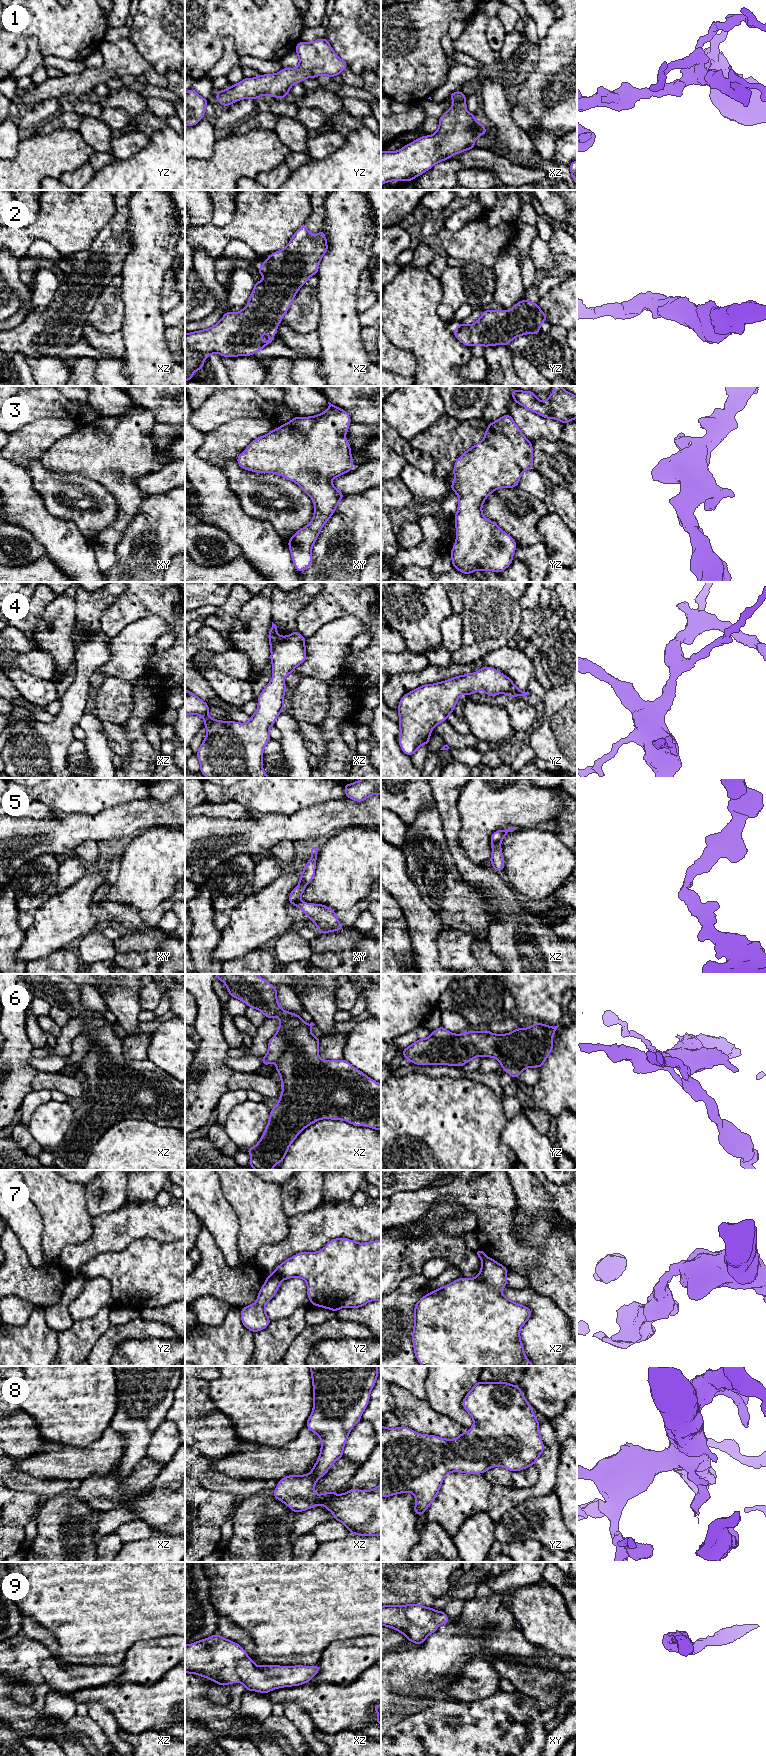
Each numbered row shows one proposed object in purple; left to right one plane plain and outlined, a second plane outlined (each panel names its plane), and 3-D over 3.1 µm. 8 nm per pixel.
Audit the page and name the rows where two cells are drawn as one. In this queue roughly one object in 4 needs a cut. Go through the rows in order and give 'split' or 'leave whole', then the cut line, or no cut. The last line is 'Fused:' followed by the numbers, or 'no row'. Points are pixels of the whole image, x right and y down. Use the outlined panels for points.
1: leave whole; no cut
2: leave whole; no cut
3: leave whole; no cut
4: leave whole; no cut
5: leave whole; no cut
6: split; cut in xz along (286, 1034), (288, 1038), (286, 1048), (275, 1061)
7: split; cut in yz along (273, 1273), (281, 1280)
8: leave whole; no cut
9: leave whole; no cut
Fused: 6, 7

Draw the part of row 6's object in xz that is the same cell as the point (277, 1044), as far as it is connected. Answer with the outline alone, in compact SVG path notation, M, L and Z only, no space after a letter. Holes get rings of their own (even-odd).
M275 1034L268 1042L268 1053L262 1057L262 1064L269 1065L276 1062L286 1049L289 1038L284 1034Z

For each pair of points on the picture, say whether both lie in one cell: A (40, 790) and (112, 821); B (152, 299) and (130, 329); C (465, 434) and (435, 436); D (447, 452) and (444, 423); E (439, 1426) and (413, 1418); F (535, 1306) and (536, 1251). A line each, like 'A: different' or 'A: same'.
A: different
B: same
C: same
D: same
E: same
F: different

